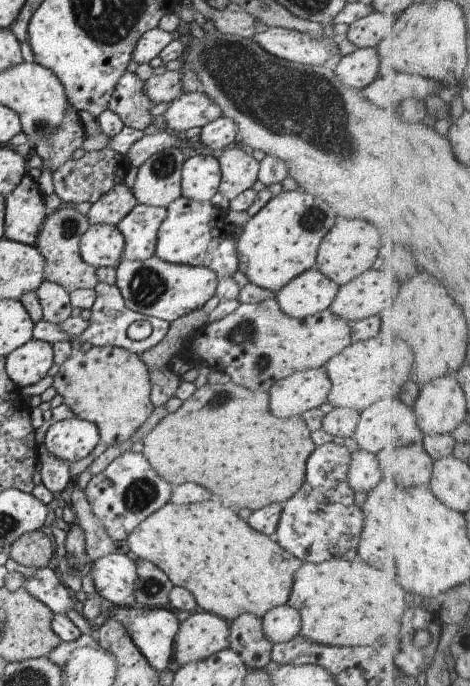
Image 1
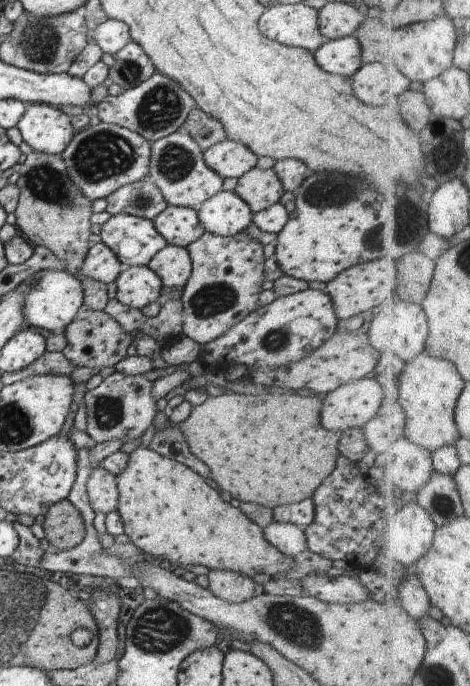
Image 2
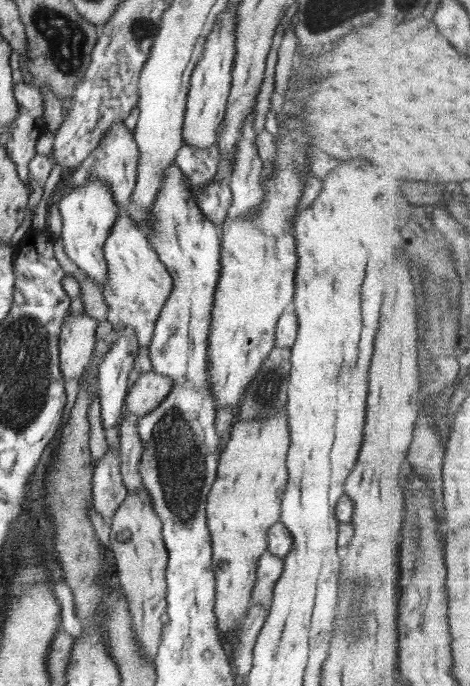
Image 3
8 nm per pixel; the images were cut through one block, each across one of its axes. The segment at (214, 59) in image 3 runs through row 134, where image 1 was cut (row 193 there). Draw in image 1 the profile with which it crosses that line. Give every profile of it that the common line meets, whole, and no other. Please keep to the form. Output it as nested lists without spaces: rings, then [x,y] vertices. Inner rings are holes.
[[[200,152],[192,154],[181,168],[181,189],[184,197],[195,201],[210,201],[219,192],[221,170],[219,160]]]

